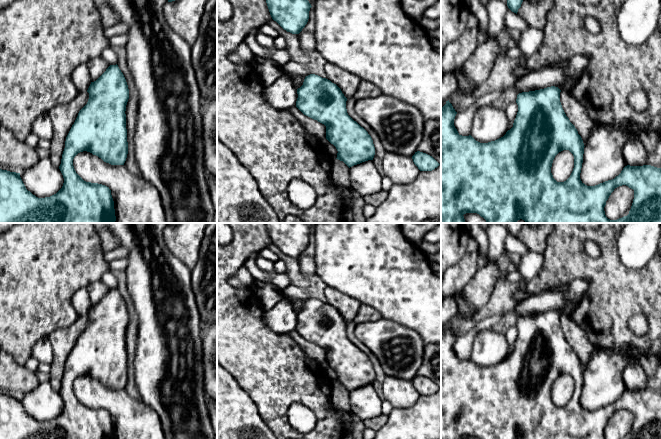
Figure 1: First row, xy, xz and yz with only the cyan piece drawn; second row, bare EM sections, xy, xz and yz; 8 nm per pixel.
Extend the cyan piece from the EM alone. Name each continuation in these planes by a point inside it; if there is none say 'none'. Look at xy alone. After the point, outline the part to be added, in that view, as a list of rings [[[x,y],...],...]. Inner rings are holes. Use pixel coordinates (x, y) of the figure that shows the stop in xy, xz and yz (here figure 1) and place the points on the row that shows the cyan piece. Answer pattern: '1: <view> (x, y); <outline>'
none

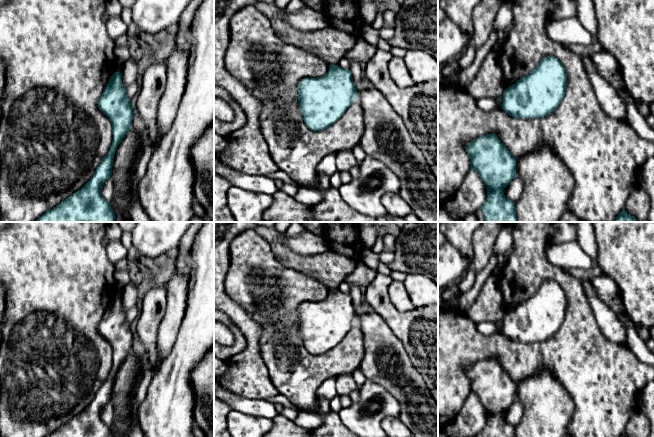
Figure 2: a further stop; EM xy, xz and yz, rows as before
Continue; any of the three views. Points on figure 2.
none

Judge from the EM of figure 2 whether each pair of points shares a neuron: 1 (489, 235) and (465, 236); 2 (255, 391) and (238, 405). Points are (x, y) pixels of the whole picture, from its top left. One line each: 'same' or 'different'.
1: different
2: different

